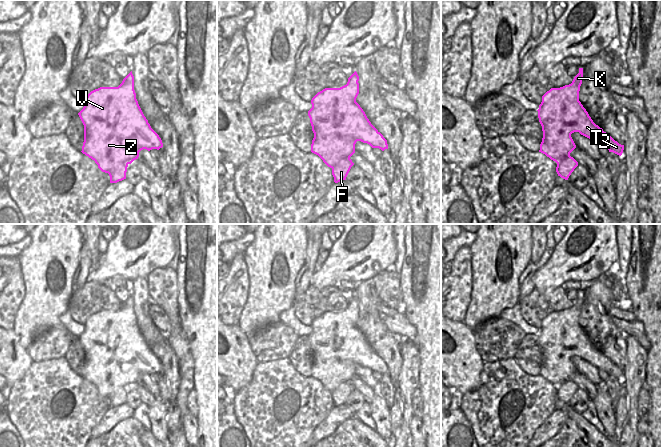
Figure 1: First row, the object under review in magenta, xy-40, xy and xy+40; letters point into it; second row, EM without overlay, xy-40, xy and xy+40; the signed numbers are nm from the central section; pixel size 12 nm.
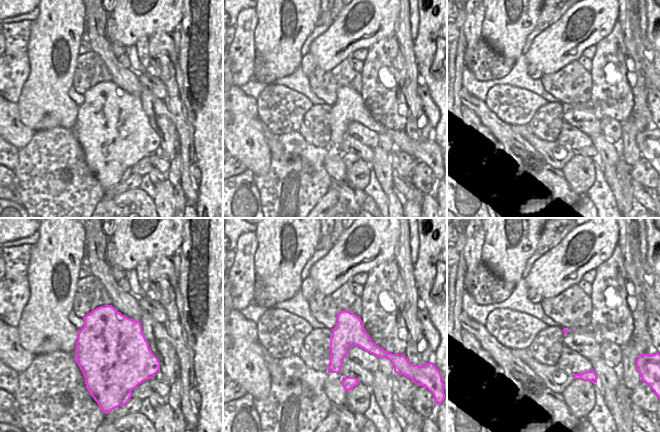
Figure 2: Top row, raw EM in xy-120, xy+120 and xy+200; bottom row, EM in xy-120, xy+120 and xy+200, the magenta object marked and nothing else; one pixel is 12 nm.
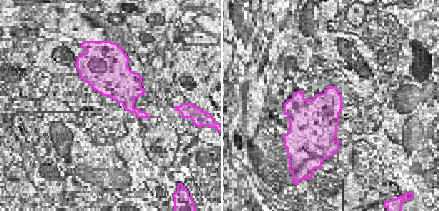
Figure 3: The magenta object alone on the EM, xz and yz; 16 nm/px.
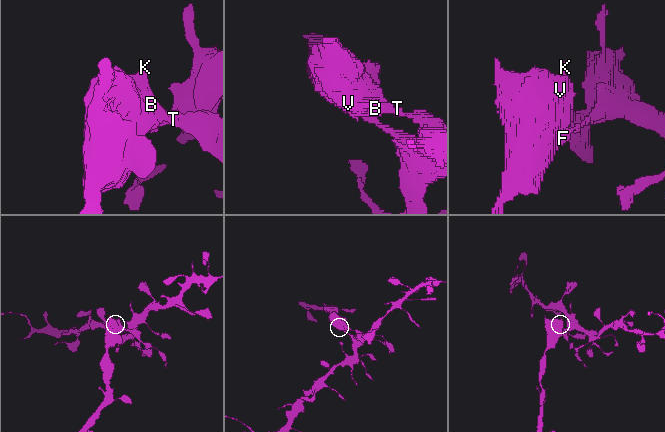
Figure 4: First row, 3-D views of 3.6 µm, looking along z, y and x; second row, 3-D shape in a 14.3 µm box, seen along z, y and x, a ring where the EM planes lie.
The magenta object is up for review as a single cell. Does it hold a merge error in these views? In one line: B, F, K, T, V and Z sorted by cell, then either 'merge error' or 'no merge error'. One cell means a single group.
groups B K T V Z / F; merge error

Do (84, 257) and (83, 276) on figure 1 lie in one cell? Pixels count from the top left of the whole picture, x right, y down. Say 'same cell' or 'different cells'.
same cell

